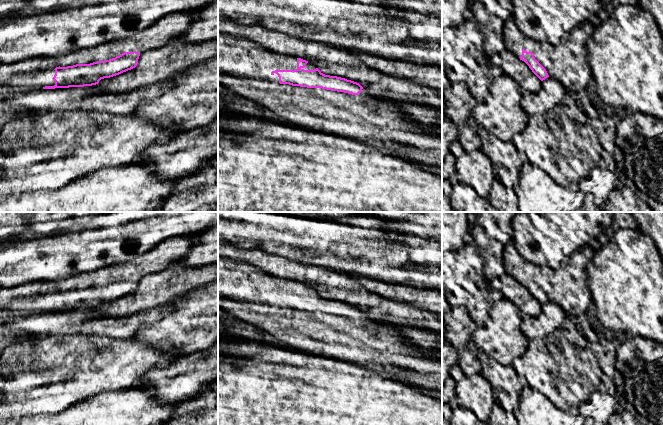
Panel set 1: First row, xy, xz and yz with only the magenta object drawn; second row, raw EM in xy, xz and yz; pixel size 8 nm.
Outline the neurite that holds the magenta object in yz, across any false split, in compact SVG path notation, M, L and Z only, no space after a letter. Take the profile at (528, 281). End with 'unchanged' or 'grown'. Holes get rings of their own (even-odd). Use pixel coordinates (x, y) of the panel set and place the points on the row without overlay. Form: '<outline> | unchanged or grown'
M513 240L504 245L502 257L506 272L524 285L541 305L551 300L562 307L567 317L578 317L586 313L592 297L585 268L574 264L569 259L557 270L553 270L548 265L540 267L526 260L517 251Z | grown

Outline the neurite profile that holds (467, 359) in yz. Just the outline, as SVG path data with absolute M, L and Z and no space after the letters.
M464 306L451 307L444 315L446 341L457 351L457 363L466 376L481 373L481 364L477 358L477 350L473 346L472 334L477 324Z

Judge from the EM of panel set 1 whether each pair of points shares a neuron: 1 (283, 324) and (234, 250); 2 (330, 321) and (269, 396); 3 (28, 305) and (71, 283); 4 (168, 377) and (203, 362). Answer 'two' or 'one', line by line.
1: two
2: two
3: one
4: one

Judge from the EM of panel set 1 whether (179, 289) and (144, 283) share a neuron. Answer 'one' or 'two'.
one

